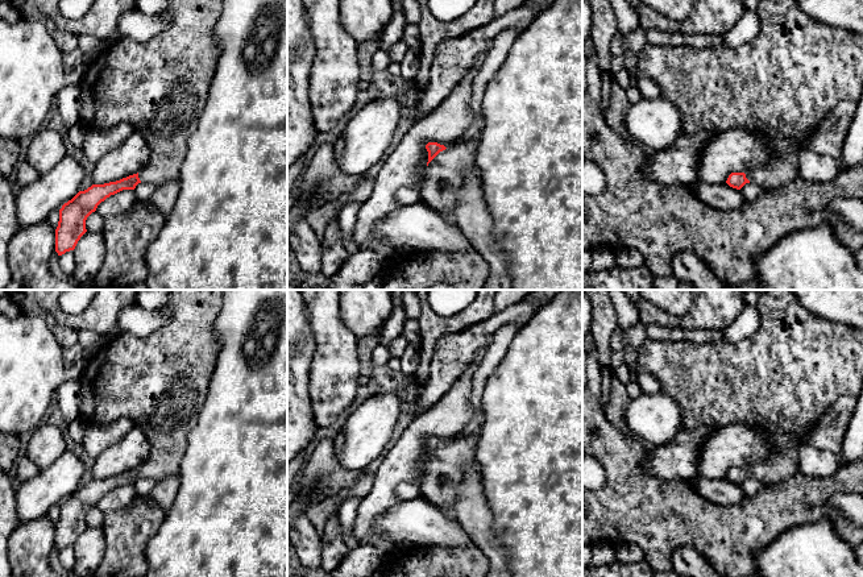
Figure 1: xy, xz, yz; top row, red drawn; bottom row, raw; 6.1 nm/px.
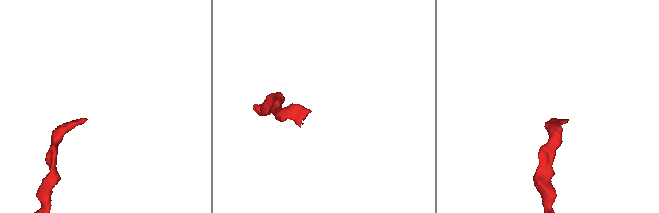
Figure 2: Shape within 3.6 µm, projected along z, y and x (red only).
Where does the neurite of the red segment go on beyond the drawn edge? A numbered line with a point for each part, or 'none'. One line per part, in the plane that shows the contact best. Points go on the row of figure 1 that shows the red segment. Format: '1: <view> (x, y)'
1: xz (443, 177)

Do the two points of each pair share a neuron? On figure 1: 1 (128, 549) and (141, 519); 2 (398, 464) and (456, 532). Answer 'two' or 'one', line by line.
1: one
2: two

